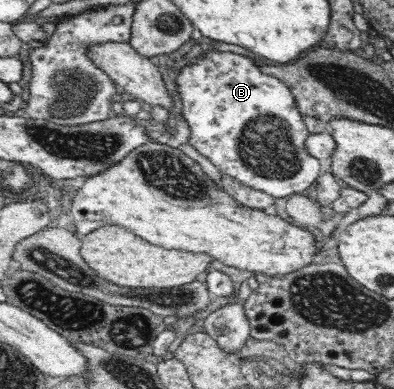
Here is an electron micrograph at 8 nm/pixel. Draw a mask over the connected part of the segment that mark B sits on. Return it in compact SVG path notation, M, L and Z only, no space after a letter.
M210 52L198 64L186 64L175 74L180 111L189 124L189 144L215 164L223 174L276 198L301 193L318 180L320 162L306 151L304 142L310 132L296 107L292 91L275 76L264 74L246 55Z

